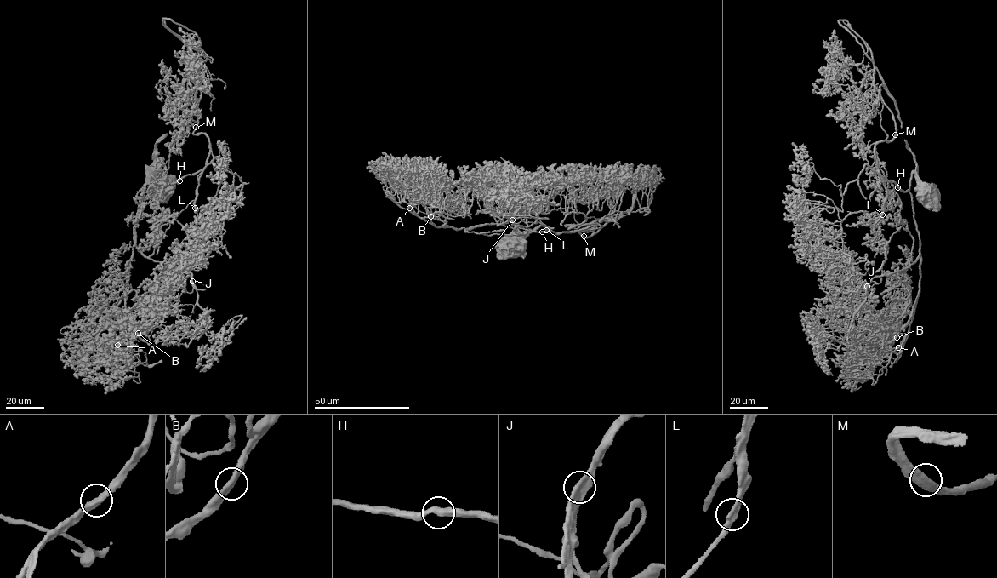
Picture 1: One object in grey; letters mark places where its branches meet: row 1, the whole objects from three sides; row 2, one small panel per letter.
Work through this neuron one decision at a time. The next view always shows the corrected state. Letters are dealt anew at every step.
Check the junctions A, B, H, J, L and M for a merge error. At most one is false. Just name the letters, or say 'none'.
none

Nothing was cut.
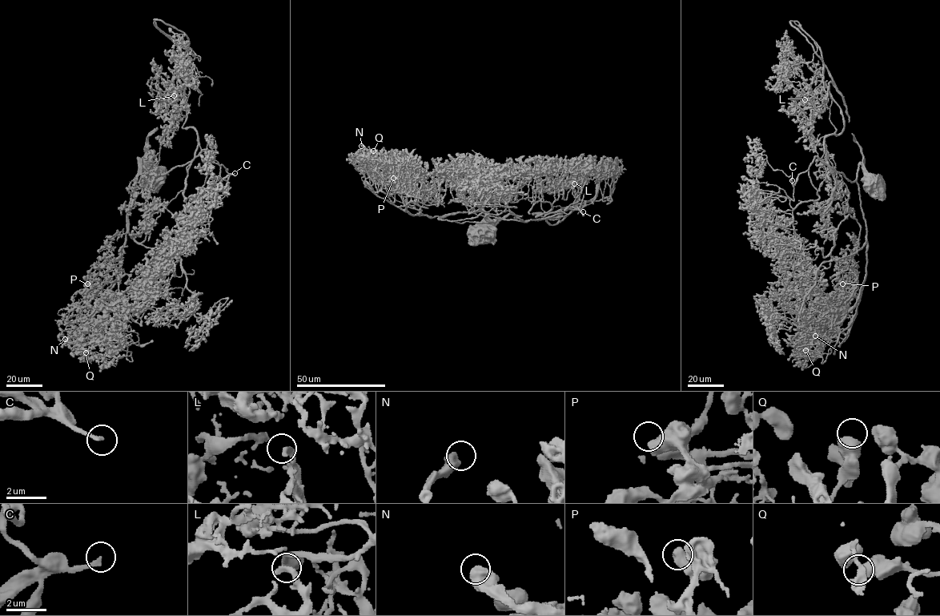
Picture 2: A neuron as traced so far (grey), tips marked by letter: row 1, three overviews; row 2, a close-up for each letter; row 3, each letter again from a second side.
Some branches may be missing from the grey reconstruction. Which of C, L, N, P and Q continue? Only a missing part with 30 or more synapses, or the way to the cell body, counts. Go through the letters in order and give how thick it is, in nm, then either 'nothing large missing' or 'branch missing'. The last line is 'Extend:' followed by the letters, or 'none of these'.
C: 180 nm thick; branch missing
L: 240 nm thick; branch missing
N: 650 nm thick; nothing large missing
P: 650 nm thick; nothing large missing
Q: 480 nm thick; nothing large missing
Extend: C, L

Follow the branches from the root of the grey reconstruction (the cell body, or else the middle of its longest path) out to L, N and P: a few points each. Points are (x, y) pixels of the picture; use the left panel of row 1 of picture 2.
L: (153, 173), (141, 159), (145, 175), (164, 175), (198, 144), (182, 126), (187, 83), (186, 102), (174, 95)
N: (153, 173), (141, 159), (121, 275), (92, 316), (89, 338), (76, 344), (65, 339)
P: (153, 173), (141, 159), (131, 197), (118, 285), (127, 311), (109, 311), (102, 307), (87, 283)

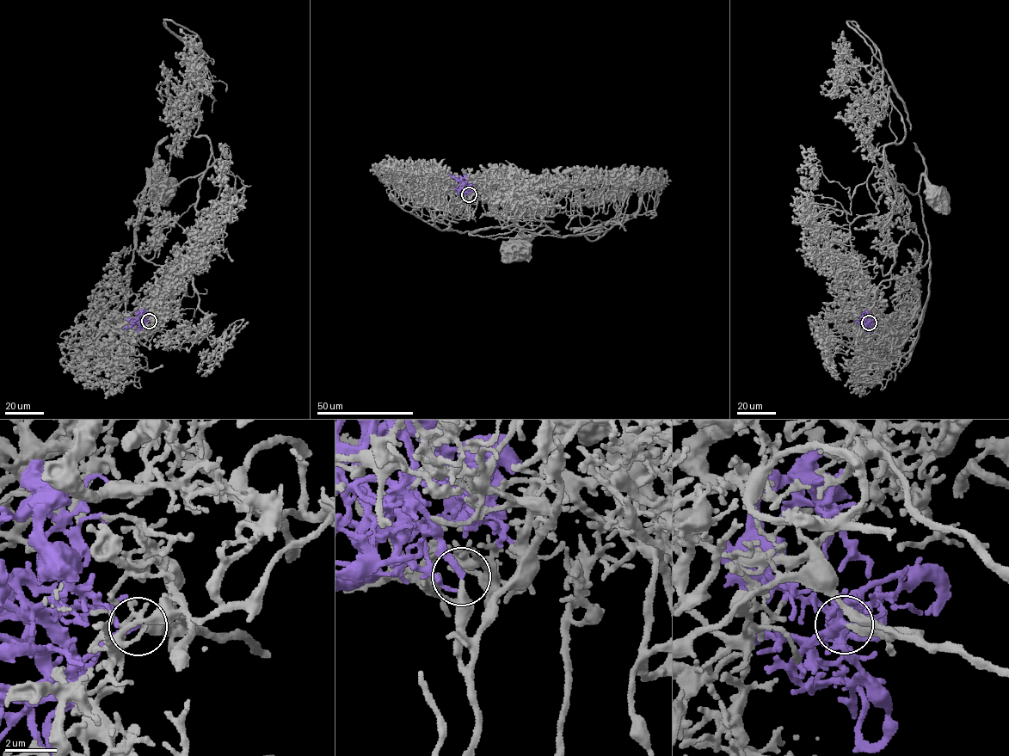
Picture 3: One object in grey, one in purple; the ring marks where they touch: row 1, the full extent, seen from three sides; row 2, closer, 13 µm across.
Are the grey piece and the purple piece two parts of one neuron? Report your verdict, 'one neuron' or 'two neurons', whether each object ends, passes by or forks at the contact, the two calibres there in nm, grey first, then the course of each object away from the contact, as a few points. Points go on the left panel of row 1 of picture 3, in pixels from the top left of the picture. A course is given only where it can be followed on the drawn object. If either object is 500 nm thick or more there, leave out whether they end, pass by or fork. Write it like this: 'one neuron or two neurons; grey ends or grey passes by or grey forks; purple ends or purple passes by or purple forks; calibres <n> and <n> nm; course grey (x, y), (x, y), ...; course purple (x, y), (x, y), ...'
one neuron; grey ends; purple ends; calibres 320 and 240 nm; course grey (148, 321), (148, 310), (166, 286), (186, 272), (147, 262), (136, 249), (137, 218), (150, 170), (163, 185); course purple (149, 321), (144, 323), (141, 320), (142, 311), (141, 318)

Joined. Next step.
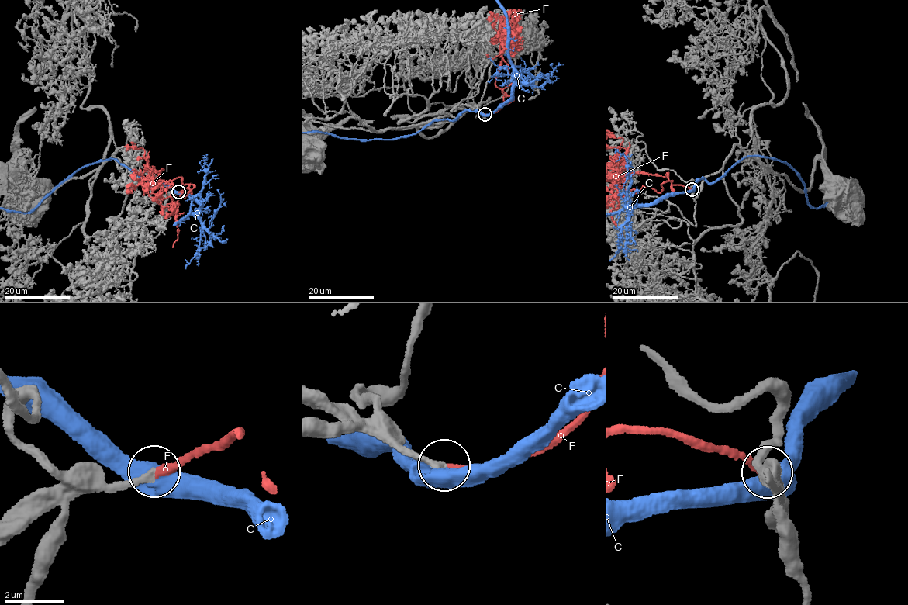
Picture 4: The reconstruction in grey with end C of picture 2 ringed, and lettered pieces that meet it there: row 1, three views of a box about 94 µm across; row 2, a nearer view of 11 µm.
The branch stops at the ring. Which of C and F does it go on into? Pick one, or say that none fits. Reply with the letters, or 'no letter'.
F

